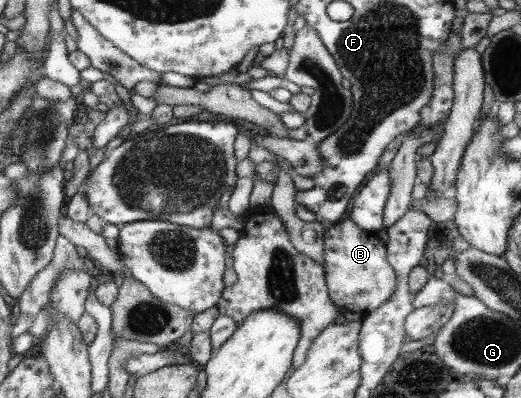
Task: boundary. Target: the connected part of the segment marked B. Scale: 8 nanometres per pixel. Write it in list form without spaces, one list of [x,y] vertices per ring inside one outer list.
[[[350,218],[325,226],[324,274],[327,275],[328,294],[332,302],[351,316],[369,314],[385,305],[396,292],[397,273],[387,260],[385,244],[377,232],[359,229]]]

